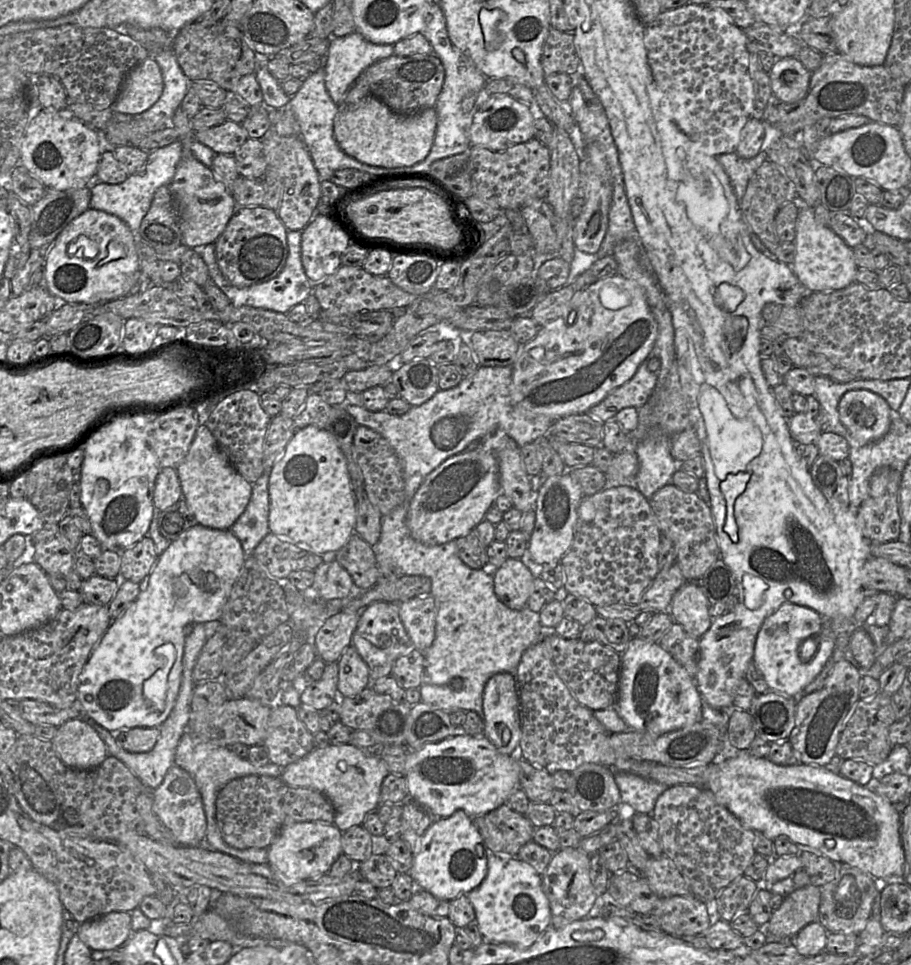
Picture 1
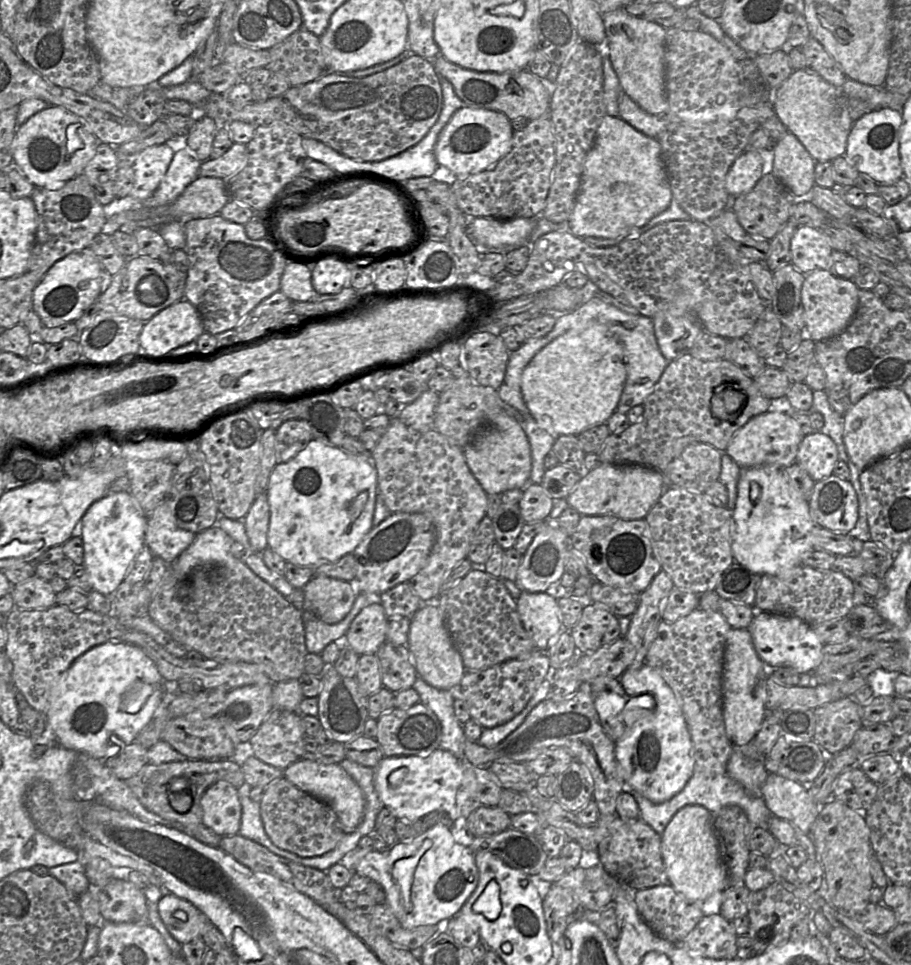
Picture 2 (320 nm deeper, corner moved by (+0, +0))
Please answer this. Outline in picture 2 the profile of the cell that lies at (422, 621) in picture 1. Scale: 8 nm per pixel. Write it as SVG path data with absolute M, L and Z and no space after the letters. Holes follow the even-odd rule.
M408 582L400 583L380 594L380 603L389 618L412 617L422 606L421 599Z

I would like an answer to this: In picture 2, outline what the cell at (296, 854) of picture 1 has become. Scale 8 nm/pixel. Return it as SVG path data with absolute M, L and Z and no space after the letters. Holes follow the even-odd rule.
M436 824L410 842L399 842L388 852L356 848L339 863L379 883L385 891L386 904L406 929L435 925L454 917L478 883L475 853L457 843L443 824Z

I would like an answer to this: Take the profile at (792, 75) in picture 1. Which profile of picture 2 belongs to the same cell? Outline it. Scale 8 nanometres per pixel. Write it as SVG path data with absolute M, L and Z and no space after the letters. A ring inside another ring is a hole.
M809 68L795 70L776 90L773 104L776 116L794 134L816 162L832 162L843 157L854 122L849 113L848 98Z

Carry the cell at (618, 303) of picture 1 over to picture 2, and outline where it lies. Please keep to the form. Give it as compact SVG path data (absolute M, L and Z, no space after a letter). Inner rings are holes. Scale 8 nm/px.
M584 324L584 328L572 328L557 337L530 360L522 373L521 392L530 413L542 429L558 438L561 435L578 436L593 426L607 423L617 410L627 377L626 359L618 347L616 336L605 326Z

